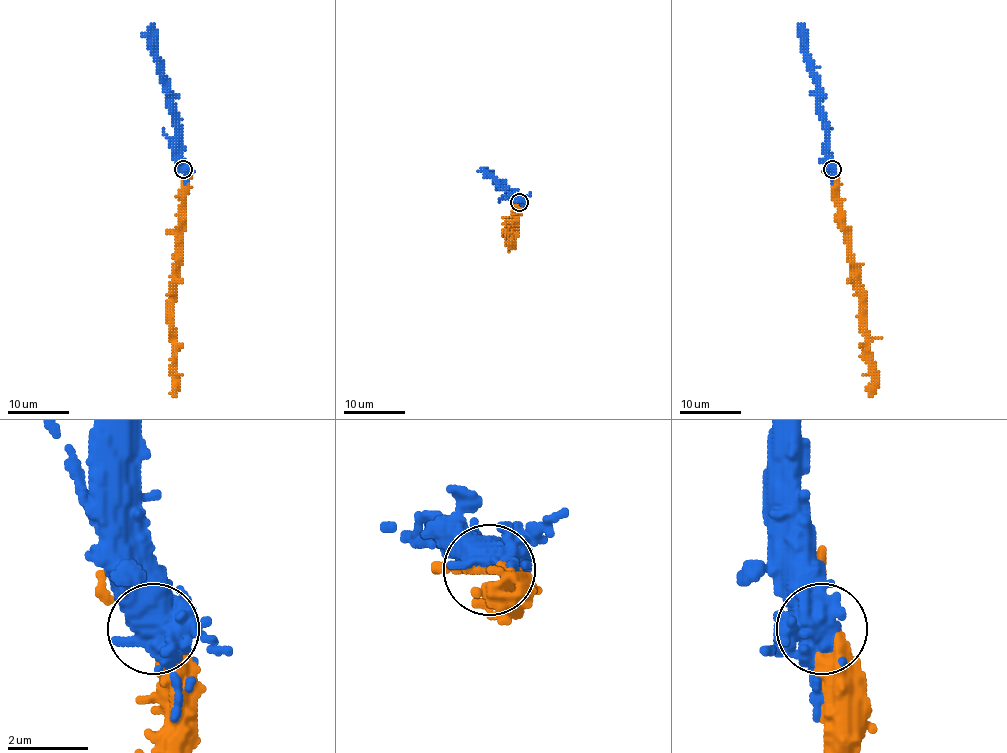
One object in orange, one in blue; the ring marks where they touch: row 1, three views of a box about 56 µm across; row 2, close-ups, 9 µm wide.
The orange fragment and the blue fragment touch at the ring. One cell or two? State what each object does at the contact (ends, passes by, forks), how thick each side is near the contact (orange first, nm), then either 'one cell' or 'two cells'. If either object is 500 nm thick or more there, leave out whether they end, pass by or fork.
calibres 240 and 550 nm; one cell

